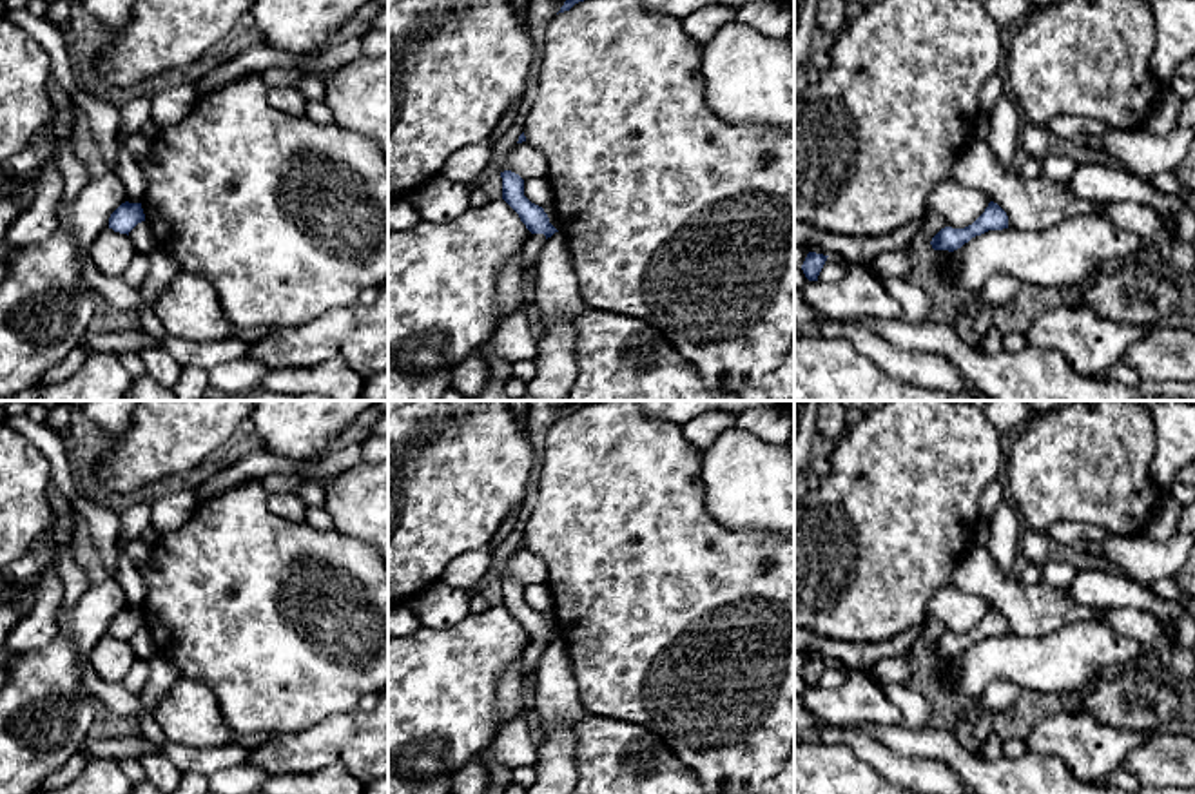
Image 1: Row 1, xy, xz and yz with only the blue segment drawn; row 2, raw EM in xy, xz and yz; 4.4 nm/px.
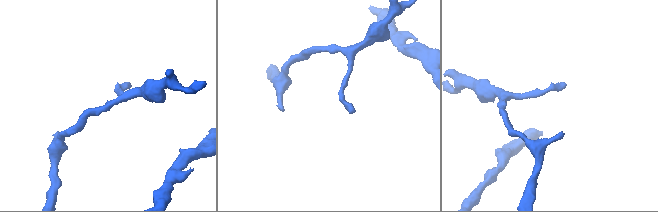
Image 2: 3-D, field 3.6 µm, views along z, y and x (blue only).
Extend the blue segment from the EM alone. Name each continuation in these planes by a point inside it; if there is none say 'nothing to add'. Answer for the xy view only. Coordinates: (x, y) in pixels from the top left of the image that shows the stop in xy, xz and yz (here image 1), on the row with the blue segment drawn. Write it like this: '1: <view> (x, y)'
nothing to add

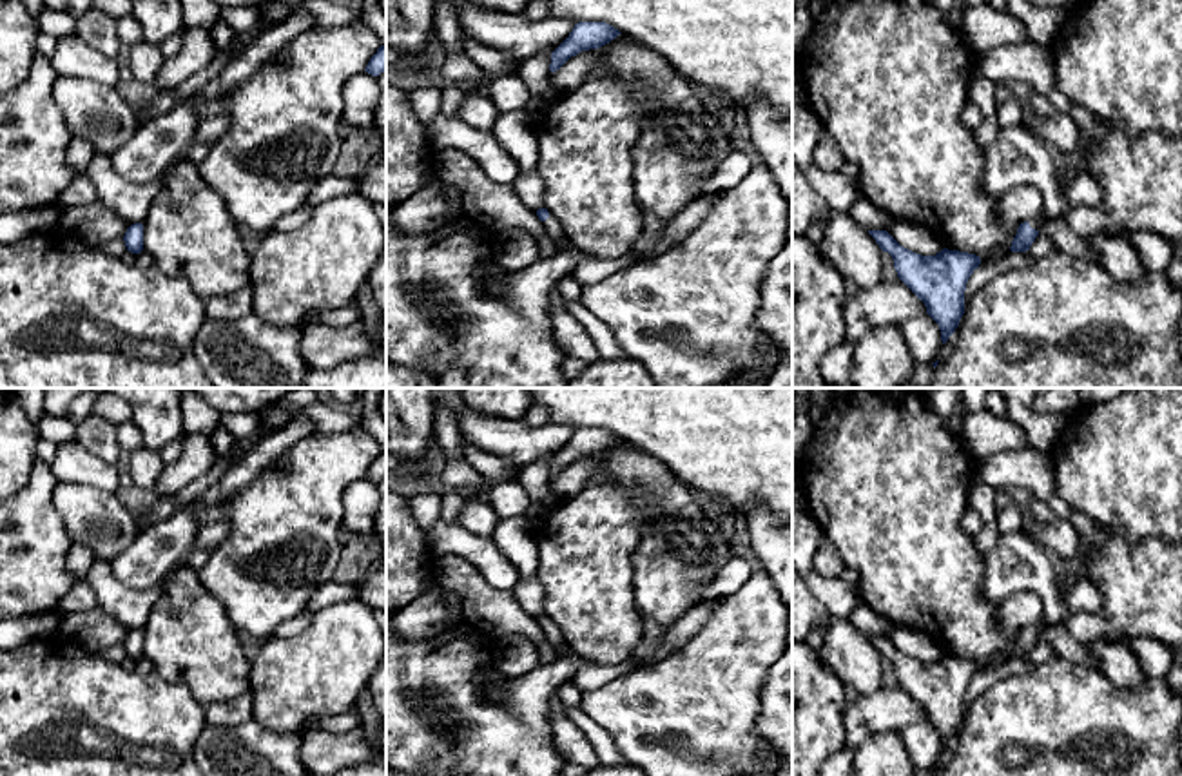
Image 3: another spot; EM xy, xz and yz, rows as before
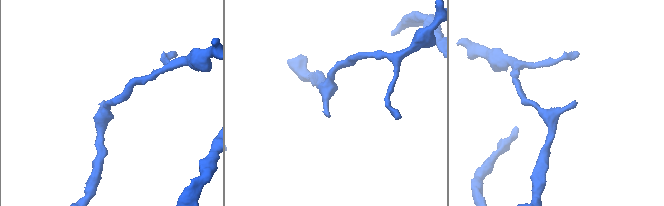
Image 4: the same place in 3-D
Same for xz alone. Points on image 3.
1: xz (553, 229)

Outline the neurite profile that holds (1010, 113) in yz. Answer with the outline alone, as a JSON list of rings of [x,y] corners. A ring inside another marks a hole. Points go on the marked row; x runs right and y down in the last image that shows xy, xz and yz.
[[[1010,98],[997,107],[997,121],[1001,129],[1008,129],[1024,121],[1022,107],[1015,98]]]

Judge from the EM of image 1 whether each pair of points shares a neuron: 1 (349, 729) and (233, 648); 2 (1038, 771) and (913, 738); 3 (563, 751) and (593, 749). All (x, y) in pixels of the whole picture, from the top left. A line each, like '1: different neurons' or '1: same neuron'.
1: different neurons
2: same neuron
3: different neurons

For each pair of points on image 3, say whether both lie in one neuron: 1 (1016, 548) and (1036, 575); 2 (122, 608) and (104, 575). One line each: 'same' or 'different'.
1: same
2: same

